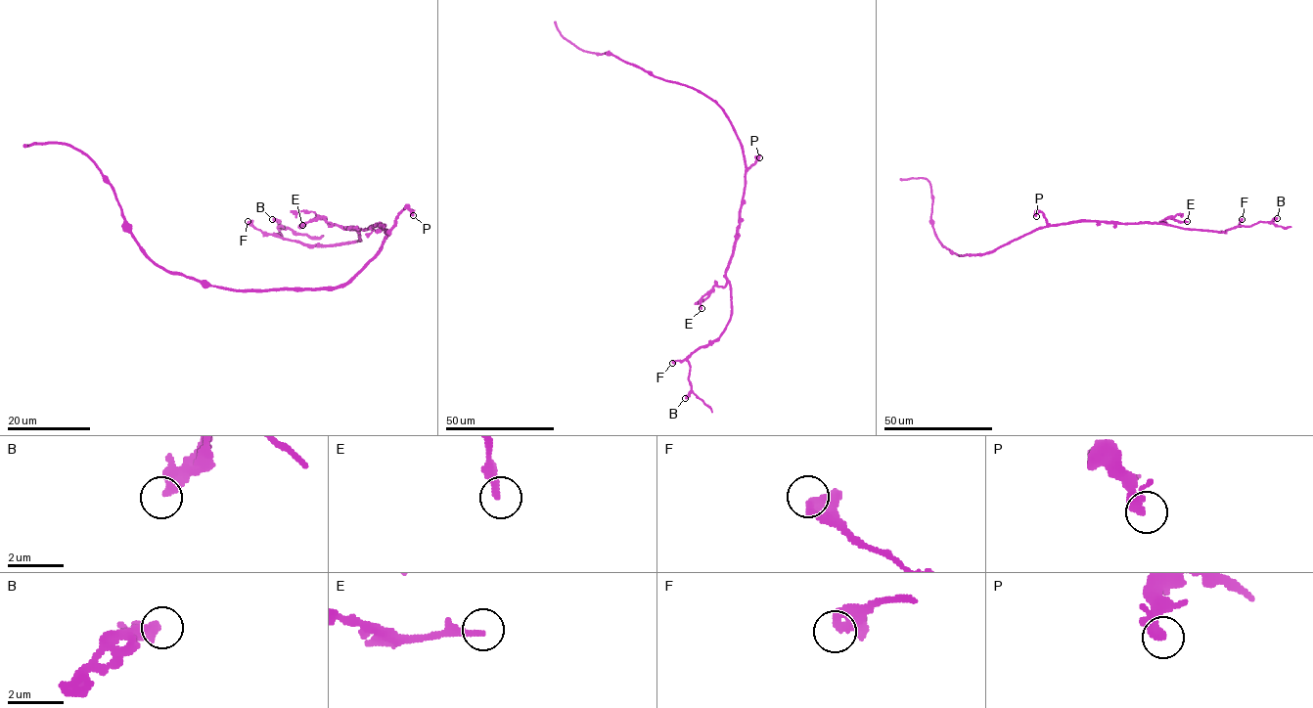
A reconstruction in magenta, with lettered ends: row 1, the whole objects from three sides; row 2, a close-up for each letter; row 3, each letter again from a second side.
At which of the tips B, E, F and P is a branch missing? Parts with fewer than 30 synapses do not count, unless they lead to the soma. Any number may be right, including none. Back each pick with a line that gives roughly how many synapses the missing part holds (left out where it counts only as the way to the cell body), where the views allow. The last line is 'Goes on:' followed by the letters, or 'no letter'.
Goes on: no letter

